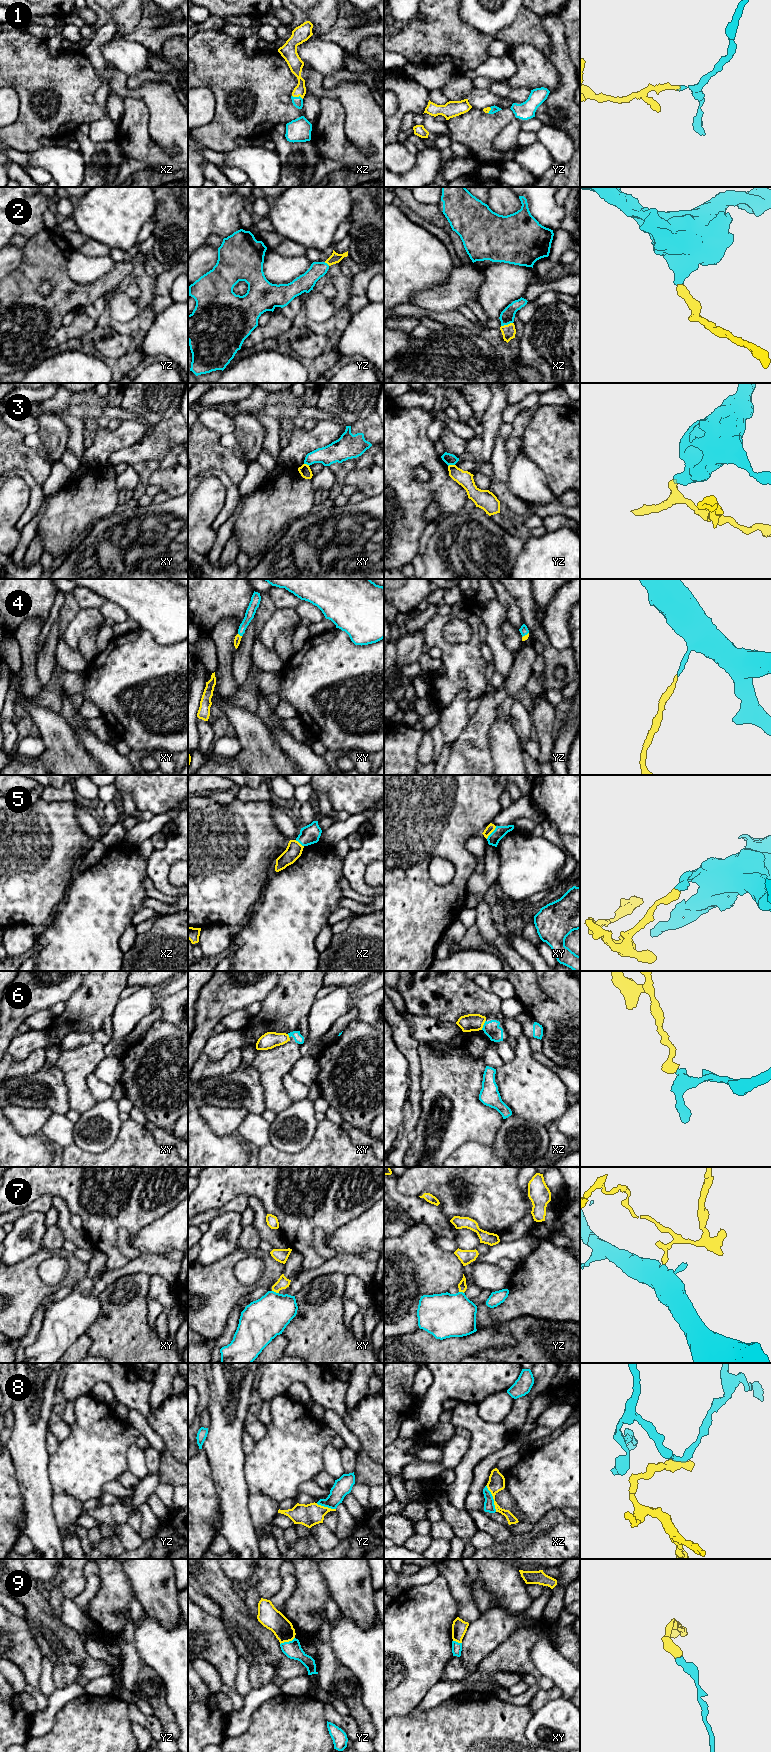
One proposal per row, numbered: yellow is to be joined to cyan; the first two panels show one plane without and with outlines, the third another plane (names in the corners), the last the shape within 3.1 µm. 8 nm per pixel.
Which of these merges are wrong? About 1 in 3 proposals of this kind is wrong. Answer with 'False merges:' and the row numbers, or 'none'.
False merges: 3, 5, 6, 8

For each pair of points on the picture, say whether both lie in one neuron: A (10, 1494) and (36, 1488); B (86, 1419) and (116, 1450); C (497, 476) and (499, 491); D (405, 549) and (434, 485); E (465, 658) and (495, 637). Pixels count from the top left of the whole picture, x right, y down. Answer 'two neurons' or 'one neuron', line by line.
A: two neurons
B: one neuron
C: two neurons
D: one neuron
E: two neurons

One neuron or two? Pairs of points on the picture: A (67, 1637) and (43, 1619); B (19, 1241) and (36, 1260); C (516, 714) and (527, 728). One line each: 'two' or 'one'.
A: one
B: two
C: one

